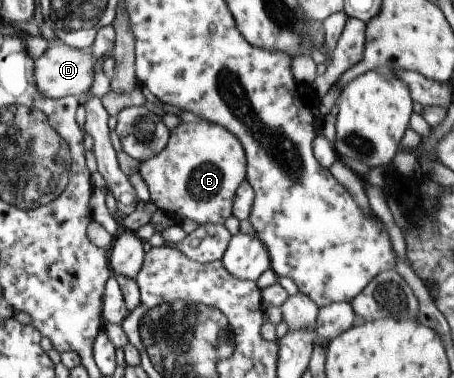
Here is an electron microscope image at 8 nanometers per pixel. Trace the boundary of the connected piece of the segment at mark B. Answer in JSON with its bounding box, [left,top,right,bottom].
[137,119,246,224]

